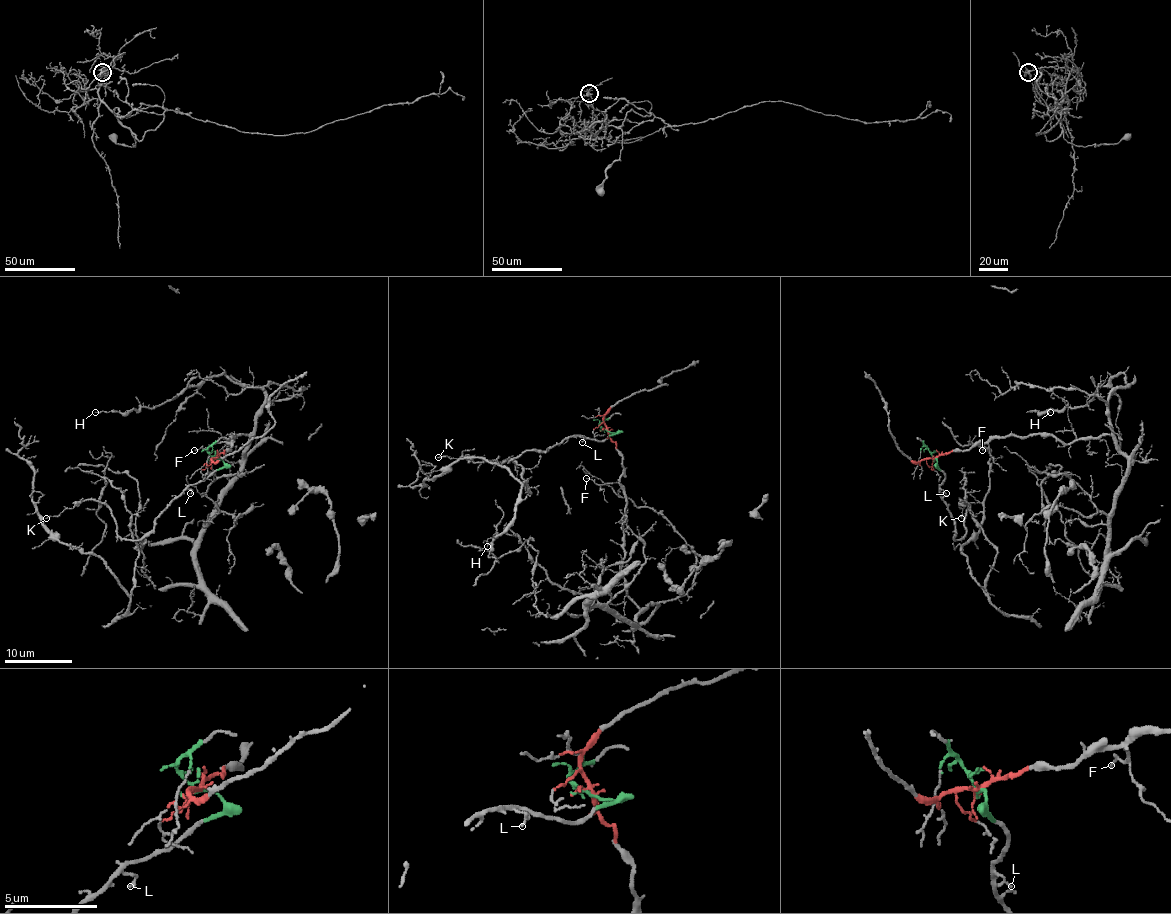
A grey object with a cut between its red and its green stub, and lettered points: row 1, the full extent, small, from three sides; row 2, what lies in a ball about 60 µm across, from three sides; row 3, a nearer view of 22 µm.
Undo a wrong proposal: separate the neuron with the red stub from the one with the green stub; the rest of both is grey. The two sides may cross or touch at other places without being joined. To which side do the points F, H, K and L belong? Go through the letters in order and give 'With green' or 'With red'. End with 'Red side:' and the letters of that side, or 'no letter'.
F: With red
H: With red
K: With green
L: With green
Red side: F, H

